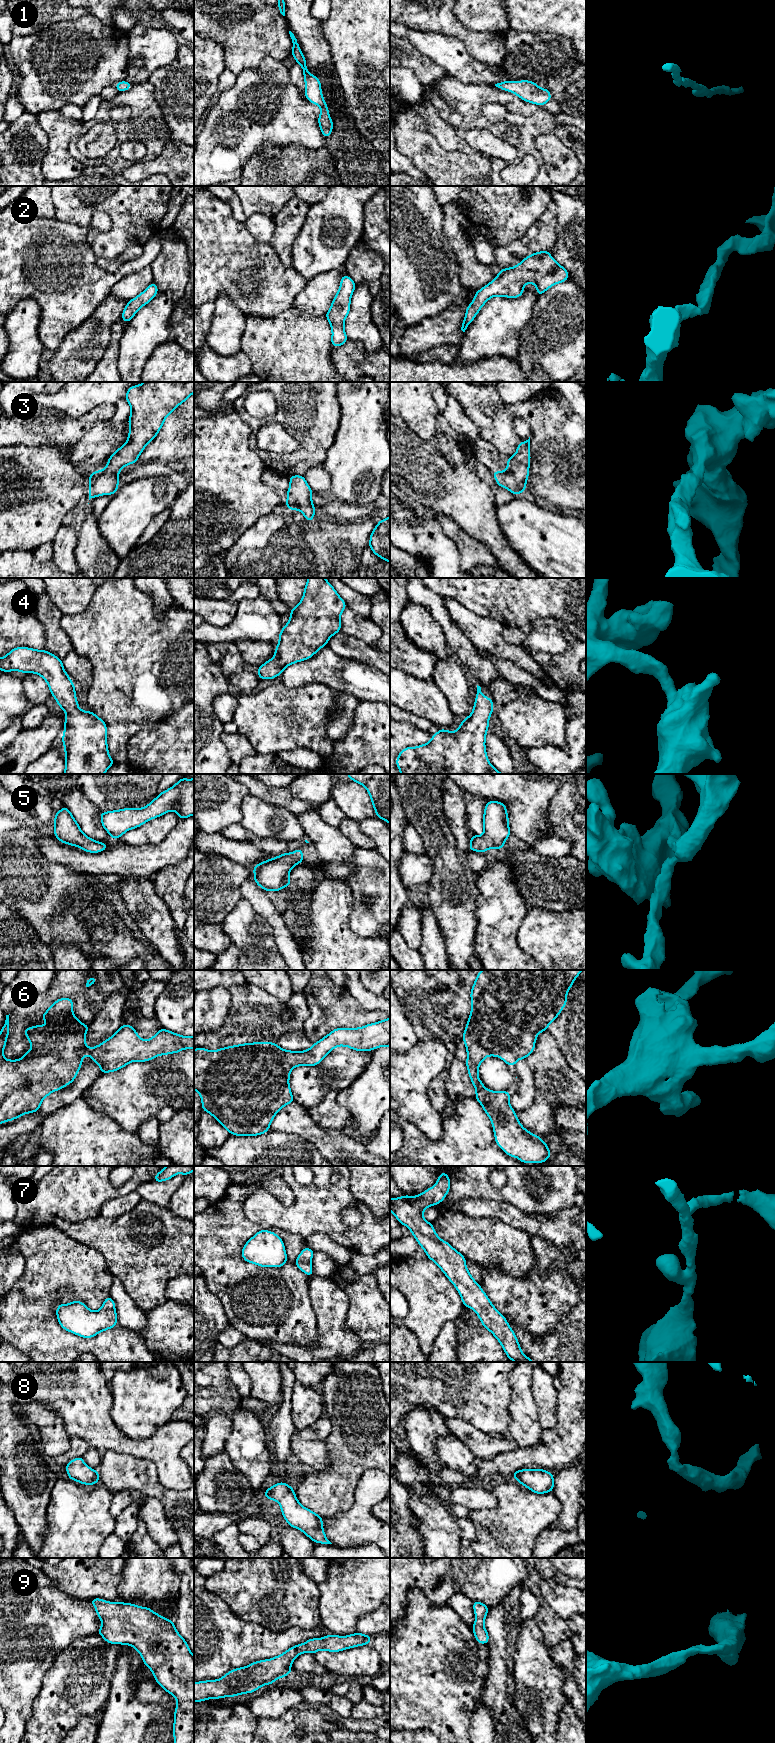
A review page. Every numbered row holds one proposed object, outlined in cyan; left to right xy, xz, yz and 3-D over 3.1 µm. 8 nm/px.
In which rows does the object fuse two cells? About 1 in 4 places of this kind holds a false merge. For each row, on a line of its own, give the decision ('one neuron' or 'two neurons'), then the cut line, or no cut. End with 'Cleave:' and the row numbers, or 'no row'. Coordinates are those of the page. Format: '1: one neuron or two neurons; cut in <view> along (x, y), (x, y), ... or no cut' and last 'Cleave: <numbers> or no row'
1: one neuron; no cut
2: one neuron; no cut
3: one neuron; no cut
4: one neuron; no cut
5: one neuron; no cut
6: one neuron; no cut
7: one neuron; no cut
8: one neuron; no cut
9: one neuron; no cut
Cleave: no row

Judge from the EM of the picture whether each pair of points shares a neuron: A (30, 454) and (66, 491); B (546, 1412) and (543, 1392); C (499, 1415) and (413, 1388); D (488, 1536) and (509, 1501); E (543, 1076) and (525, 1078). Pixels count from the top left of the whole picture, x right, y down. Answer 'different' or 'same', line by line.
A: same
B: same
C: same
D: same
E: different

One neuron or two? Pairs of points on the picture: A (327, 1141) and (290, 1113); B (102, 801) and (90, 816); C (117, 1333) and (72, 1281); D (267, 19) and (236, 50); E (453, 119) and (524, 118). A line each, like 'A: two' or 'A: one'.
A: one
B: two
C: one
D: one
E: two

